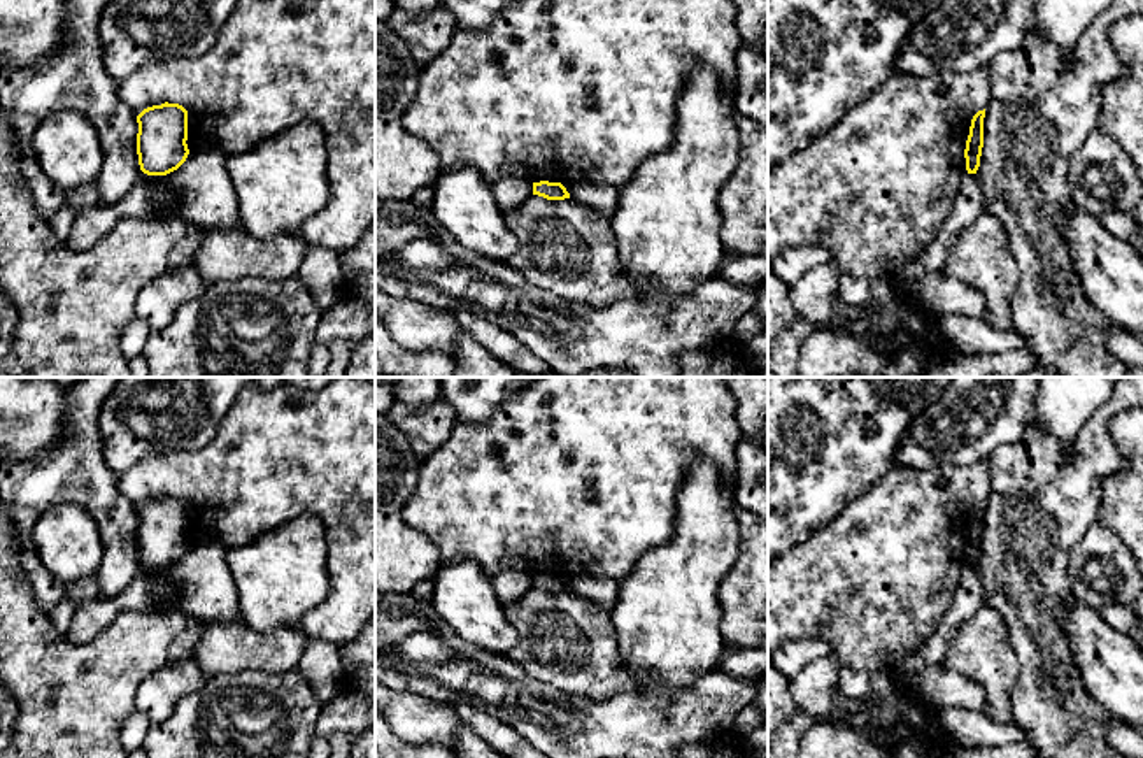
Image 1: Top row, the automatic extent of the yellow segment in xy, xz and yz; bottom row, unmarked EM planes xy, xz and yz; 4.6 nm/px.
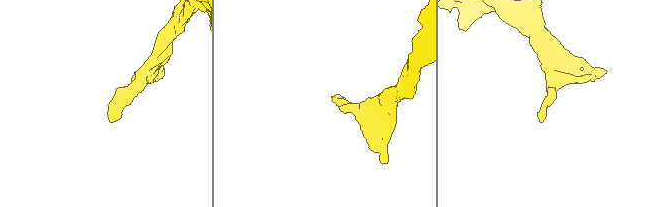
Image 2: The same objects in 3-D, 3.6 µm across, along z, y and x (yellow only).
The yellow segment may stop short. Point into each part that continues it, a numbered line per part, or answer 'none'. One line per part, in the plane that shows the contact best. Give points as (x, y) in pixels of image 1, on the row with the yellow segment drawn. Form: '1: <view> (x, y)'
none

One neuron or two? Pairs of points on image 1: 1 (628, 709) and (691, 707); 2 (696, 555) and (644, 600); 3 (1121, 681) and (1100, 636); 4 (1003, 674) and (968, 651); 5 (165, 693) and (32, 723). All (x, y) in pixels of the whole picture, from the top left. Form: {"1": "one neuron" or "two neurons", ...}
{"1": "one neuron", "2": "one neuron", "3": "one neuron", "4": "one neuron", "5": "two neurons"}

